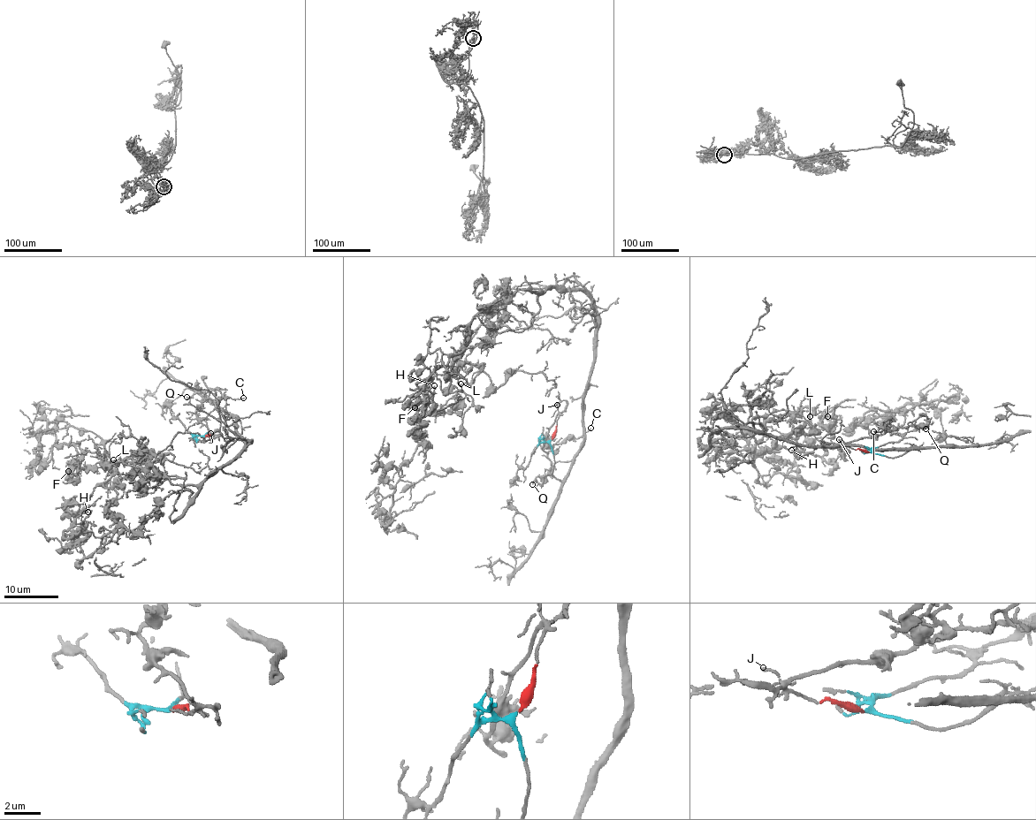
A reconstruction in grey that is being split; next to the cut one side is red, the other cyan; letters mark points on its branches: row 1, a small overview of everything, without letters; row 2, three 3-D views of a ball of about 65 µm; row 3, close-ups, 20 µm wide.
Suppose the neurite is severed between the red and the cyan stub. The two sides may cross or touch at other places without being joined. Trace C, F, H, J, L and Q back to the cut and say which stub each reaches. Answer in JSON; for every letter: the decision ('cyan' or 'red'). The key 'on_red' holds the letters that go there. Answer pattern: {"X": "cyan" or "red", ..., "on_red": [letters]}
{"C": "red", "F": "cyan", "H": "cyan", "J": "red", "L": "cyan", "Q": "red", "on_red": ["C", "J", "Q"]}

